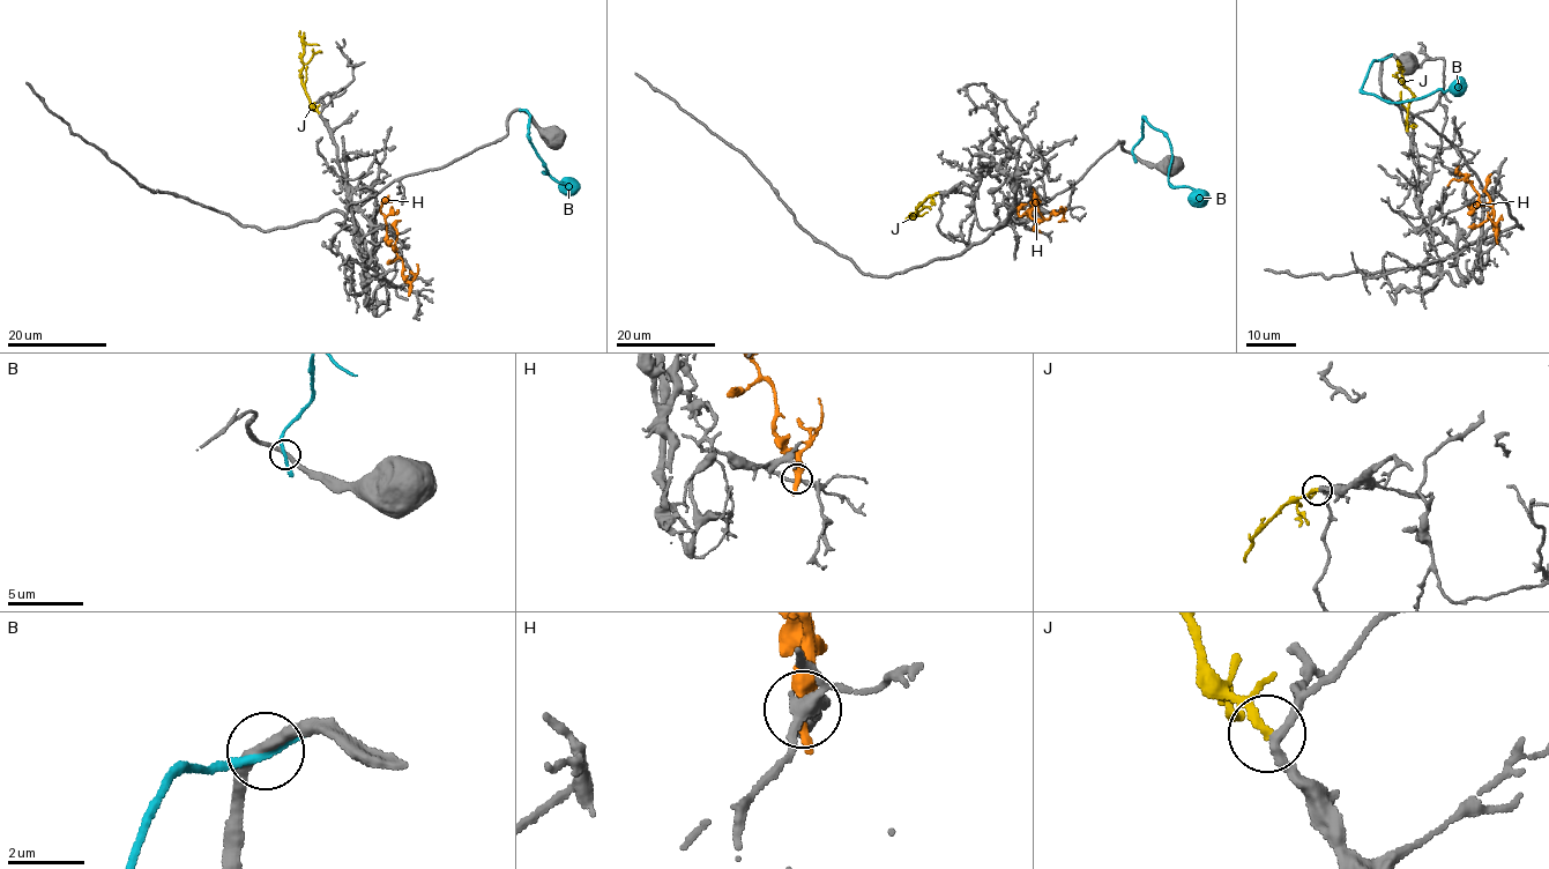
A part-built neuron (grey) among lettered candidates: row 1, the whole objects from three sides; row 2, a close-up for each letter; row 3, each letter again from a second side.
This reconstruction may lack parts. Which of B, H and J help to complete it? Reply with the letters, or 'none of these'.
J

